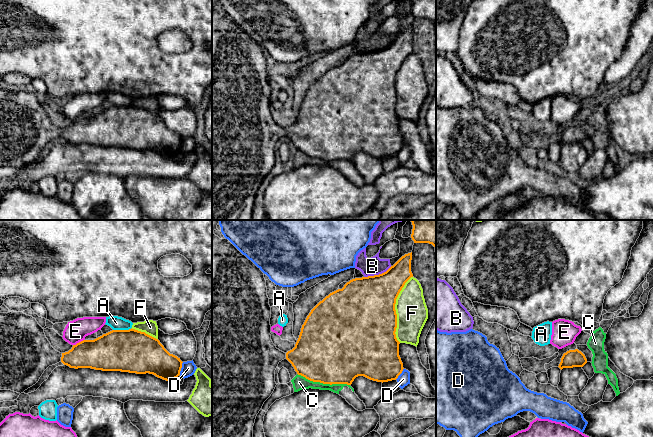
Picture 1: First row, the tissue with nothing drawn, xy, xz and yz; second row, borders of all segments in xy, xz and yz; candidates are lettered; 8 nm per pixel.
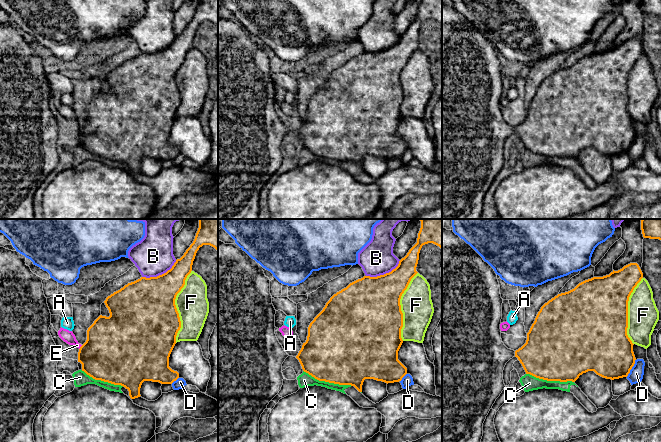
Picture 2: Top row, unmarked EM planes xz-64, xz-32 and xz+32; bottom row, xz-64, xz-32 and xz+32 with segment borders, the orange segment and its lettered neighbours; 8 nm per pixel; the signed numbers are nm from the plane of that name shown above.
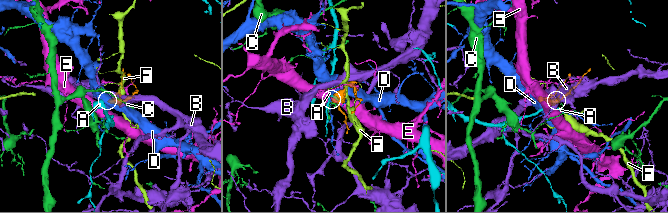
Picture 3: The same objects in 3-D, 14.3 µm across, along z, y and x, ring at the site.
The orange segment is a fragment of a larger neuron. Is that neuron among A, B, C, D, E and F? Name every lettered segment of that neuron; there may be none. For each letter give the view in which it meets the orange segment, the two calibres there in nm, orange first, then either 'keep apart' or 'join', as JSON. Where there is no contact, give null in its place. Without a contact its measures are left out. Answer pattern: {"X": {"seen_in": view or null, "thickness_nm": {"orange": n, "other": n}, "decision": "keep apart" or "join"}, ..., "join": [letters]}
{"A": {"seen_in": "xy", "thickness_nm": {"orange": 340, "other": 110}, "decision": "keep apart"}, "B": {"seen_in": "xz", "thickness_nm": {"orange": 440, "other": 150}, "decision": "keep apart"}, "C": {"seen_in": "xz", "thickness_nm": {"orange": 500, "other": 120}, "decision": "keep apart"}, "D": {"seen_in": "xy", "thickness_nm": {"orange": 260, "other": 110}, "decision": "keep apart"}, "E": {"seen_in": "xy", "thickness_nm": {"orange": 300, "other": 180}, "decision": "keep apart"}, "F": {"seen_in": "xz", "thickness_nm": {"orange": 500, "other": 260}, "decision": "keep apart"}, "join": []}

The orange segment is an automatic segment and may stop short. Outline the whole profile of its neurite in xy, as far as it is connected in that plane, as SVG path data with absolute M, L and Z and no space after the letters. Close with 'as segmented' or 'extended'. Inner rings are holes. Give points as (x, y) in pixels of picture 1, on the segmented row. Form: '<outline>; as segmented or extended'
M23 312L0 313L0 390L21 394L35 385L49 366L59 362L75 369L149 373L166 381L173 381L180 375L183 363L170 354L158 339L132 328L112 330L94 340L83 340L68 352L60 353L51 346L35 318Z; extended

